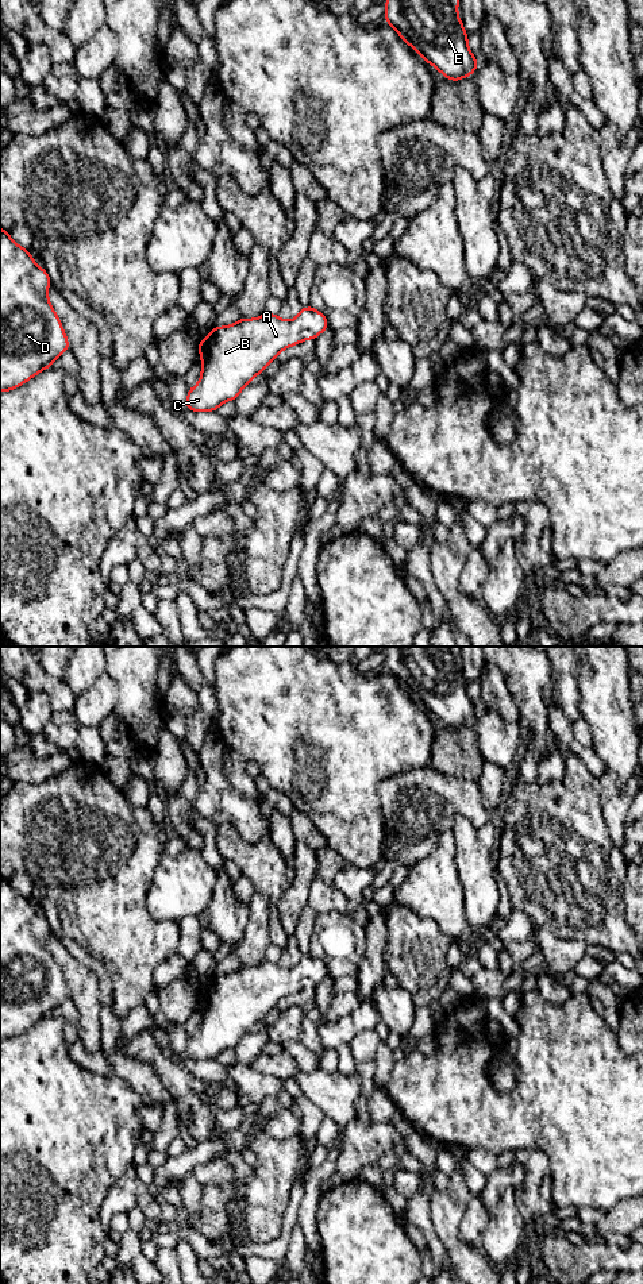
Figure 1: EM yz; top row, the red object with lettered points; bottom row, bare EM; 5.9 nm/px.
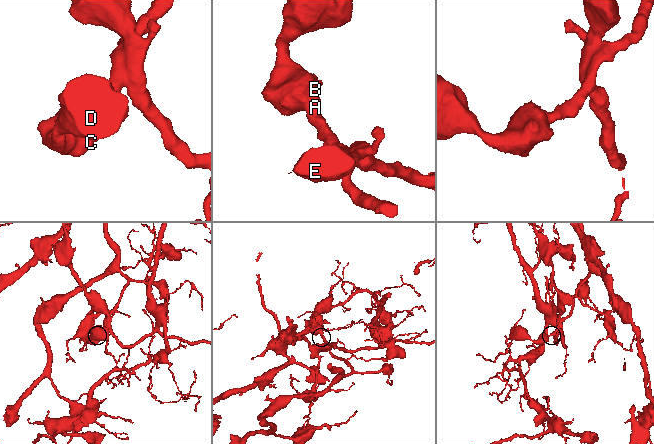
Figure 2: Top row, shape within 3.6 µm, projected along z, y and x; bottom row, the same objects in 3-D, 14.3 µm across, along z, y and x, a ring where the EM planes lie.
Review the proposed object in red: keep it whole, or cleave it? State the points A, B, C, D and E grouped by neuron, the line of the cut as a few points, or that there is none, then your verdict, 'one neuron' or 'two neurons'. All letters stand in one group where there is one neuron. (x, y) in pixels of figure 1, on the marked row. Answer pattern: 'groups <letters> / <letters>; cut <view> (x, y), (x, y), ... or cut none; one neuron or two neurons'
groups A B C D E; cut none; one neuron

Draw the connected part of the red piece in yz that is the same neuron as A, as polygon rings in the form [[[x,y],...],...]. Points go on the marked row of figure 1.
[[[313,306],[301,308],[297,317],[289,321],[265,312],[258,319],[240,317],[232,325],[213,327],[197,344],[197,352],[201,354],[201,377],[195,387],[188,389],[185,408],[192,412],[213,412],[224,401],[235,401],[242,389],[263,373],[280,351],[307,339],[315,340],[327,328],[330,327],[326,316]]]

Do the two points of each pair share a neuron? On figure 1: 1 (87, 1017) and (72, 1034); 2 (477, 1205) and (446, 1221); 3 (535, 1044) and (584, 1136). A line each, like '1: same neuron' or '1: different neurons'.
1: different neurons
2: different neurons
3: same neuron

